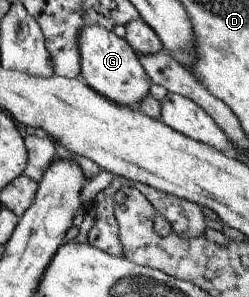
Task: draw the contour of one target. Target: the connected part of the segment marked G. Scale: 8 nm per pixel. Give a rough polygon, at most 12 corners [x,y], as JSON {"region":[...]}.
{"region":[[102,25],[79,35],[81,76],[139,108],[151,82],[137,52]]}

